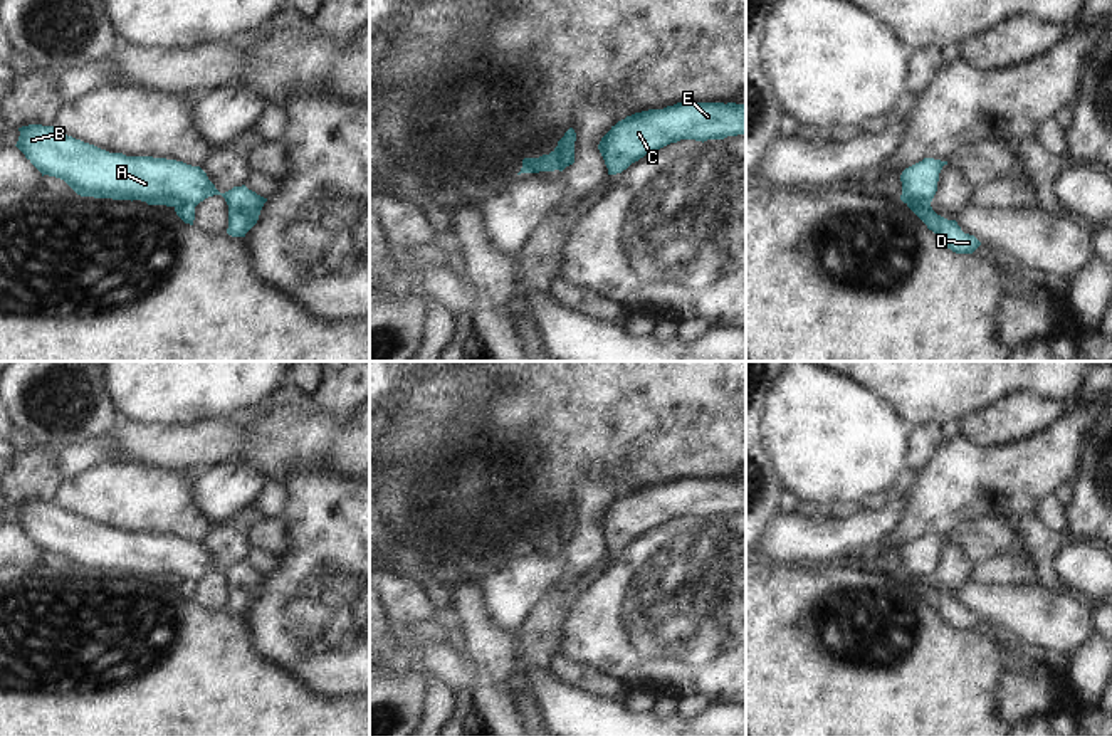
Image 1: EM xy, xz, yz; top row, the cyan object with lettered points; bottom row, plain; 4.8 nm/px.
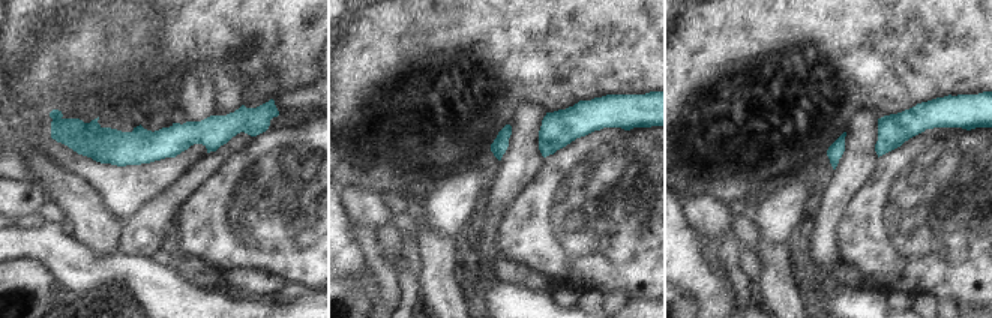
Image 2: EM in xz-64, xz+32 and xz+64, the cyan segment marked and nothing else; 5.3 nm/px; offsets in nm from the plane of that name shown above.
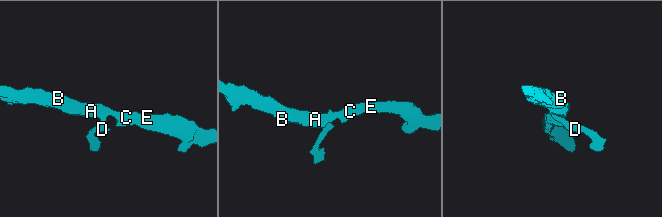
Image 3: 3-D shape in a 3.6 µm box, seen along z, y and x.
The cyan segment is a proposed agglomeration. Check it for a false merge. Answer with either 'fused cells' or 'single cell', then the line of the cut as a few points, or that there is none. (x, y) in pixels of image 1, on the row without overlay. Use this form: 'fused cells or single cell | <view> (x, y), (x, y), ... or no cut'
fused cells | xz (573, 526), (565, 540), (555, 536)

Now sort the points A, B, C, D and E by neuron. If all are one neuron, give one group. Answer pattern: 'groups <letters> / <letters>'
groups A B C E / D

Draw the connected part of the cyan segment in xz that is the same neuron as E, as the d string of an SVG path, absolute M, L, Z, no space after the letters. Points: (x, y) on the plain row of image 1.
M677 479L635 489L601 514L598 526L608 551L627 546L645 531L680 516L724 516L746 509L746 481Z

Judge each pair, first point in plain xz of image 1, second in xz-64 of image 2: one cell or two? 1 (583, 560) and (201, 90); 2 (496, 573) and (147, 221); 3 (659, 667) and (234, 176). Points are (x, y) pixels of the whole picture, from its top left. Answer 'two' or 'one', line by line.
1: one
2: two
3: one

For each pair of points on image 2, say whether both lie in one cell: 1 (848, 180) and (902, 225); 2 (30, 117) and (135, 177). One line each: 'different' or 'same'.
1: different
2: same

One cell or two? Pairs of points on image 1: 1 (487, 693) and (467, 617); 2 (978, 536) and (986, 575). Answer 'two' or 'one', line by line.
1: one
2: two

